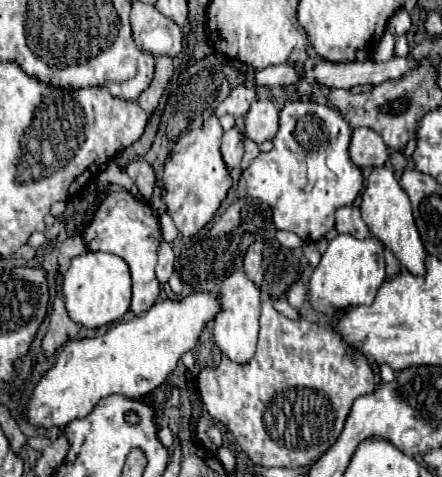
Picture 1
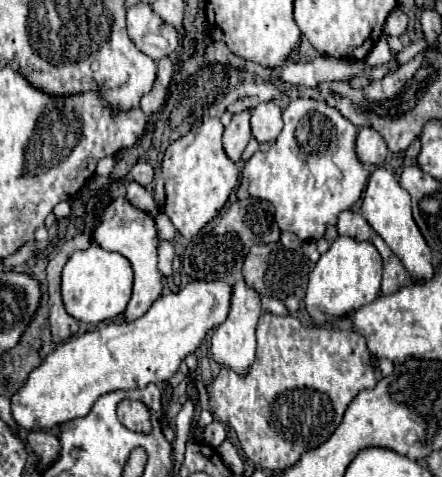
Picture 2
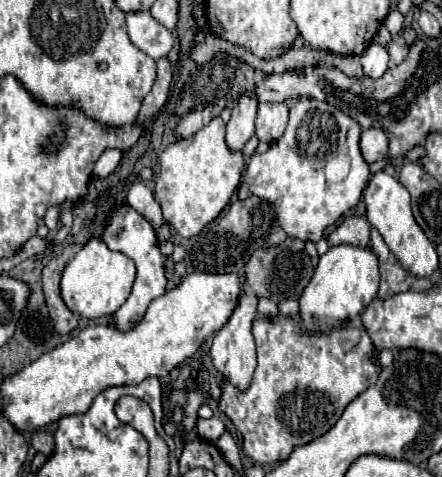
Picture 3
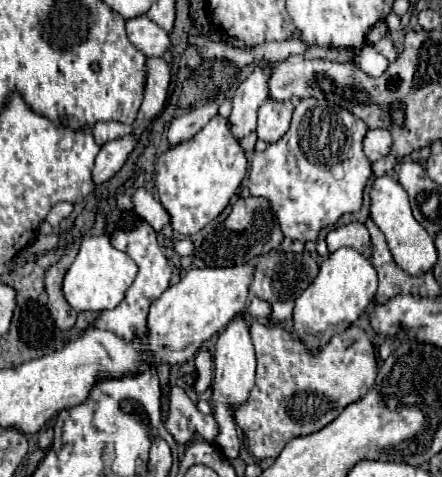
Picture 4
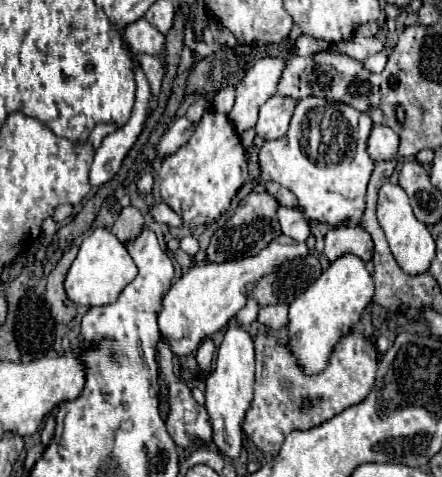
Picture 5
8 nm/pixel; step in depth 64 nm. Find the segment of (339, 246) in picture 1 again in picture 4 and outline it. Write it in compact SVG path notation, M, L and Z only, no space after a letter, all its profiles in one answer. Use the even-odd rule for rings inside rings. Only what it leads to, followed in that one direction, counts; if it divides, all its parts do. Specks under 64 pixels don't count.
M340 248L324 258L314 282L296 298L294 330L300 340L316 348L326 344L336 332L344 332L370 306L378 288L378 274L370 258L354 248Z

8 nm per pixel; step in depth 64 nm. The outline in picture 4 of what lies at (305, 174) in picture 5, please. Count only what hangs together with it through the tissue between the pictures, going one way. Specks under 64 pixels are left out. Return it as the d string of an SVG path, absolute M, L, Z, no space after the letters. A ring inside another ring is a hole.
M304 98L294 108L290 130L278 142L270 144L264 152L256 152L252 156L248 188L252 196L262 196L270 200L284 236L300 242L318 242L318 234L322 228L336 224L342 214L360 210L362 194L372 174L372 166L362 152L362 138L366 130L366 124L352 116L348 110L328 104L326 100Z

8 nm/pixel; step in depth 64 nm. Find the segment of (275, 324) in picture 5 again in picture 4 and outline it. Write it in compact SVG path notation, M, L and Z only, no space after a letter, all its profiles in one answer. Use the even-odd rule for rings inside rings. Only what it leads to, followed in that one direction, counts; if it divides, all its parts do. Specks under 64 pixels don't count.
M286 300L286 302L276 302L272 304L272 318L276 322L286 322L292 318L292 312L294 312L294 302Z

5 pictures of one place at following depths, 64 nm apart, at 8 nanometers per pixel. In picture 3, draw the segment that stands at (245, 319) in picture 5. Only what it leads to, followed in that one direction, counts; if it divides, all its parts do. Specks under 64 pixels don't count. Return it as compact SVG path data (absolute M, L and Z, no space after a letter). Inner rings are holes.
M258 298L258 314L264 316L278 316L278 304L268 298Z

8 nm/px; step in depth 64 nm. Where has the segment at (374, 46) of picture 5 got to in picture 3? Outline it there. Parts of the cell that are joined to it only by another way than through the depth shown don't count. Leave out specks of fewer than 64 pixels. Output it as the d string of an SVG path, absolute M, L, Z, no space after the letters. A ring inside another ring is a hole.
M392 42L390 46L388 46L388 52L390 52L390 60L392 60L392 64L402 64L406 58L408 58L408 54L410 54L410 46L400 46L400 44L396 44L396 42Z

